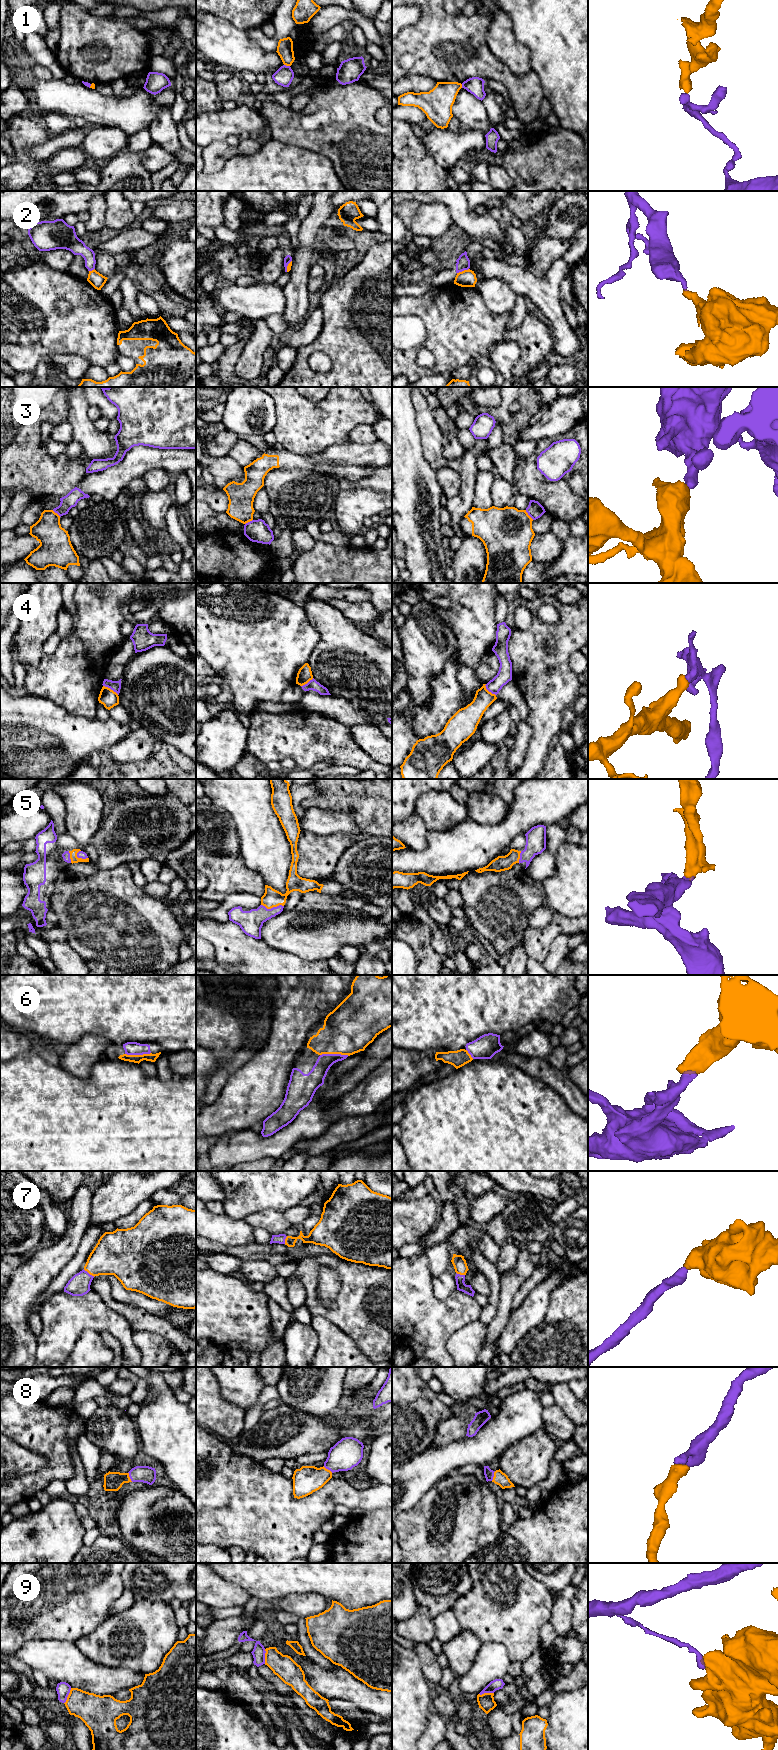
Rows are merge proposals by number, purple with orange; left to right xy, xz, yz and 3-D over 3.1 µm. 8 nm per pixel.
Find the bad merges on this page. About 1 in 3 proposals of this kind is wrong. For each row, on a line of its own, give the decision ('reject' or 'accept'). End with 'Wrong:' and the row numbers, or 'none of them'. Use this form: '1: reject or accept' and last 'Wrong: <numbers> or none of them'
1: reject
2: reject
3: reject
4: reject
5: accept
6: accept
7: accept
8: accept
9: reject
Wrong: 1, 2, 3, 4, 9

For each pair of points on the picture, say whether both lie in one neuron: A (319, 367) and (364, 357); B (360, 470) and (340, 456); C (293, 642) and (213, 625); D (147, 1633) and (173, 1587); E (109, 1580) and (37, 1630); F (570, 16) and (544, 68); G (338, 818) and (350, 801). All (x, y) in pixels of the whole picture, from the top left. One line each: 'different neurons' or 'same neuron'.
A: different neurons
B: different neurons
C: same neuron
D: different neurons
E: same neuron
F: same neuron
G: different neurons

